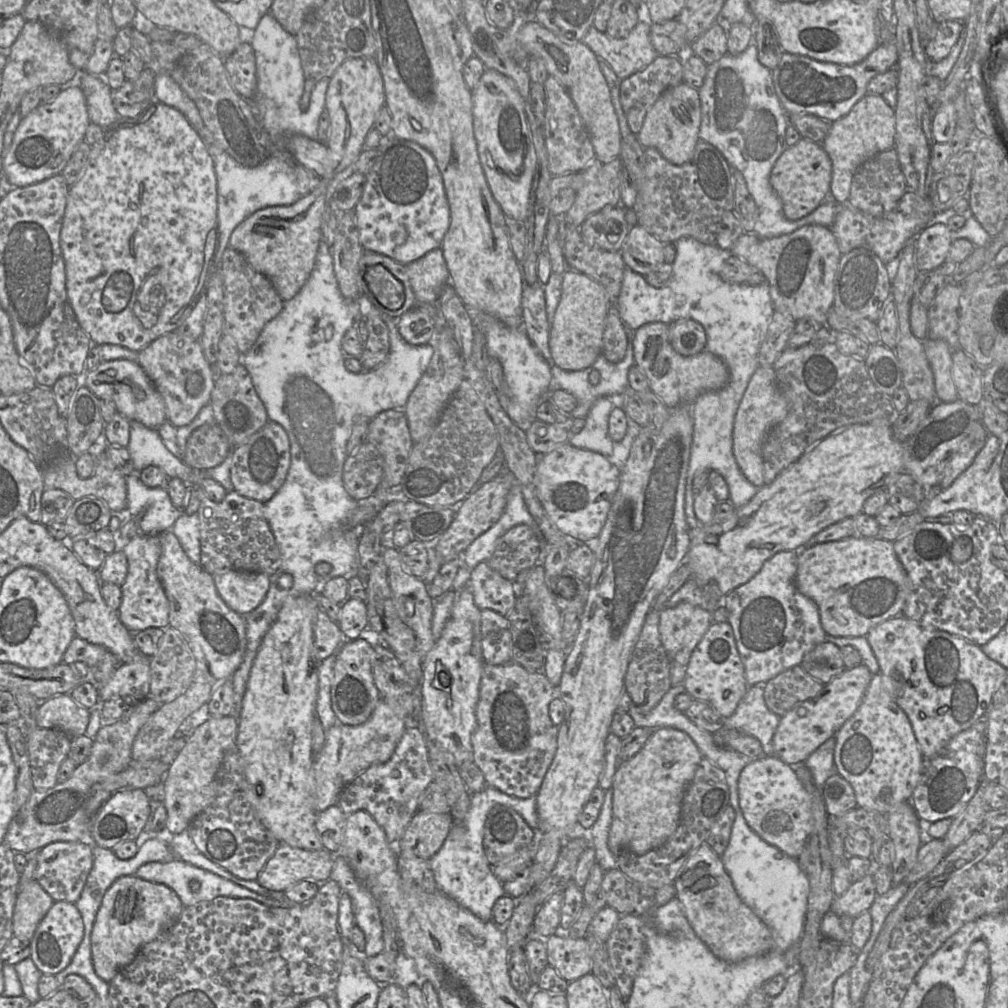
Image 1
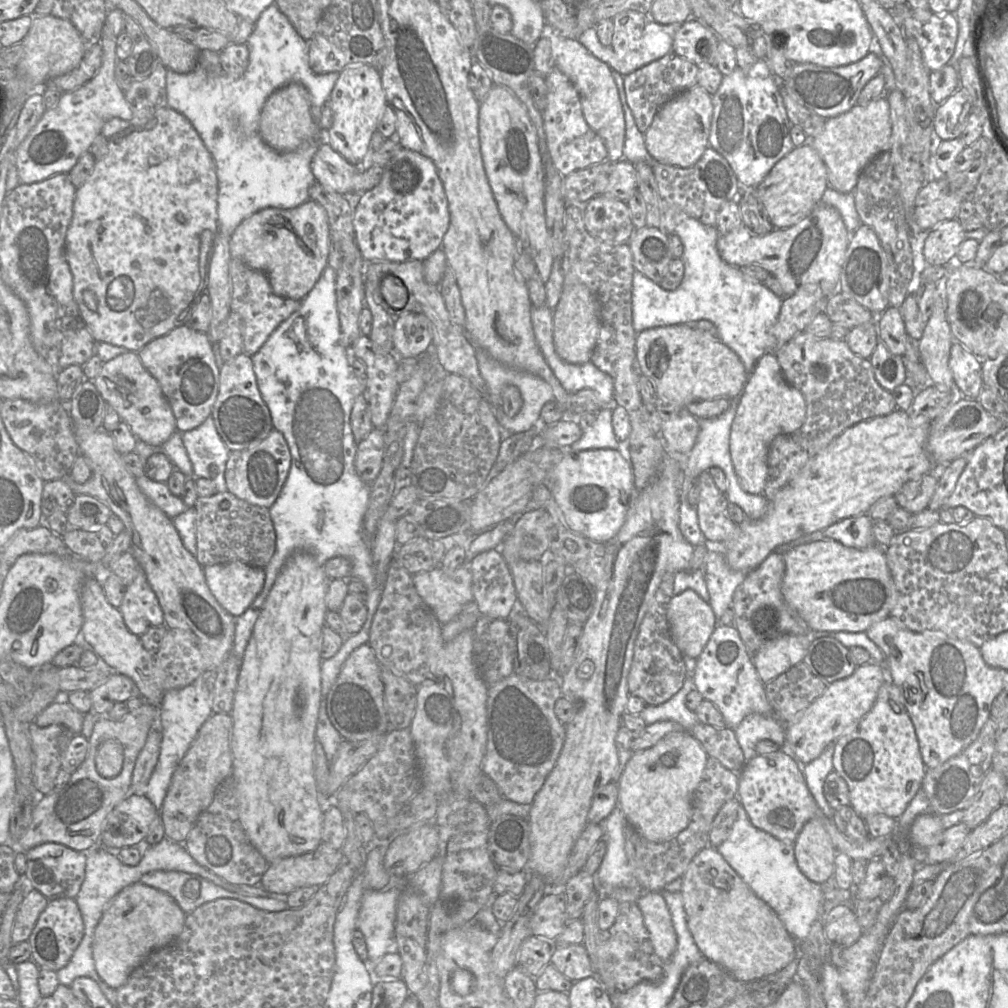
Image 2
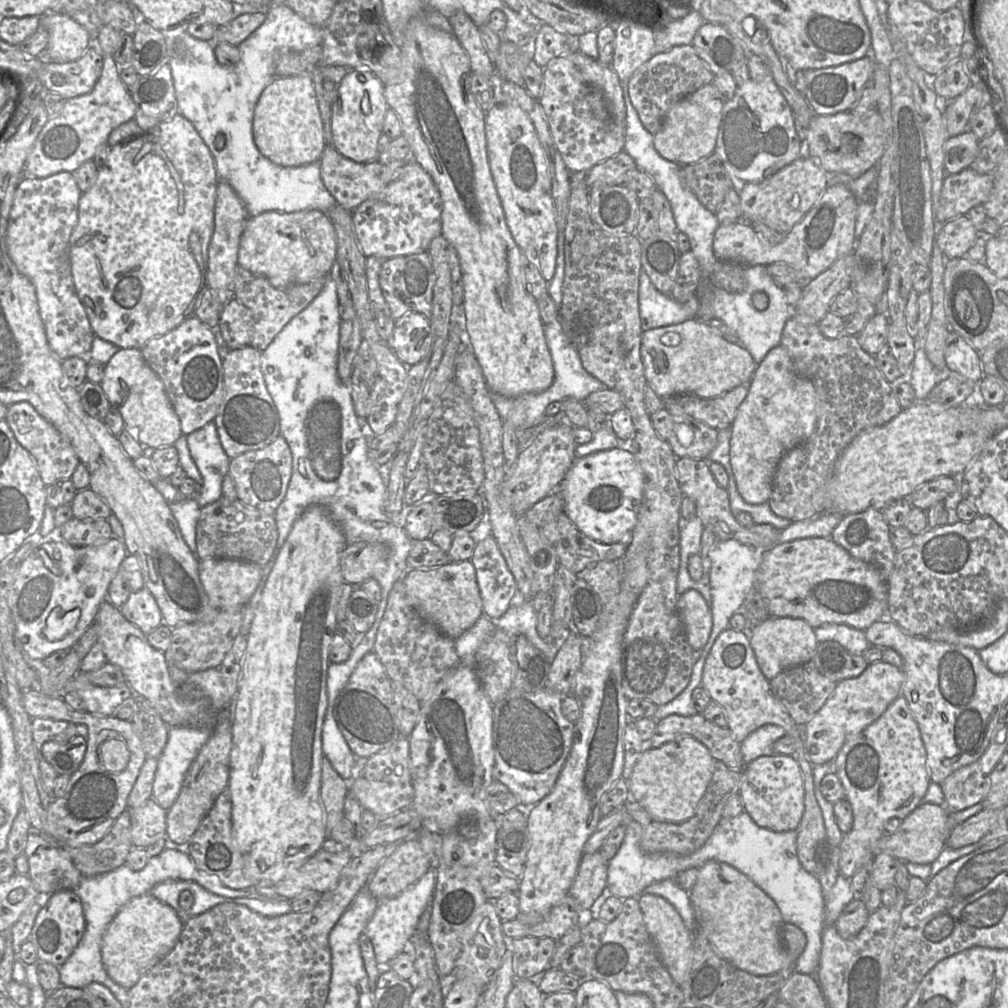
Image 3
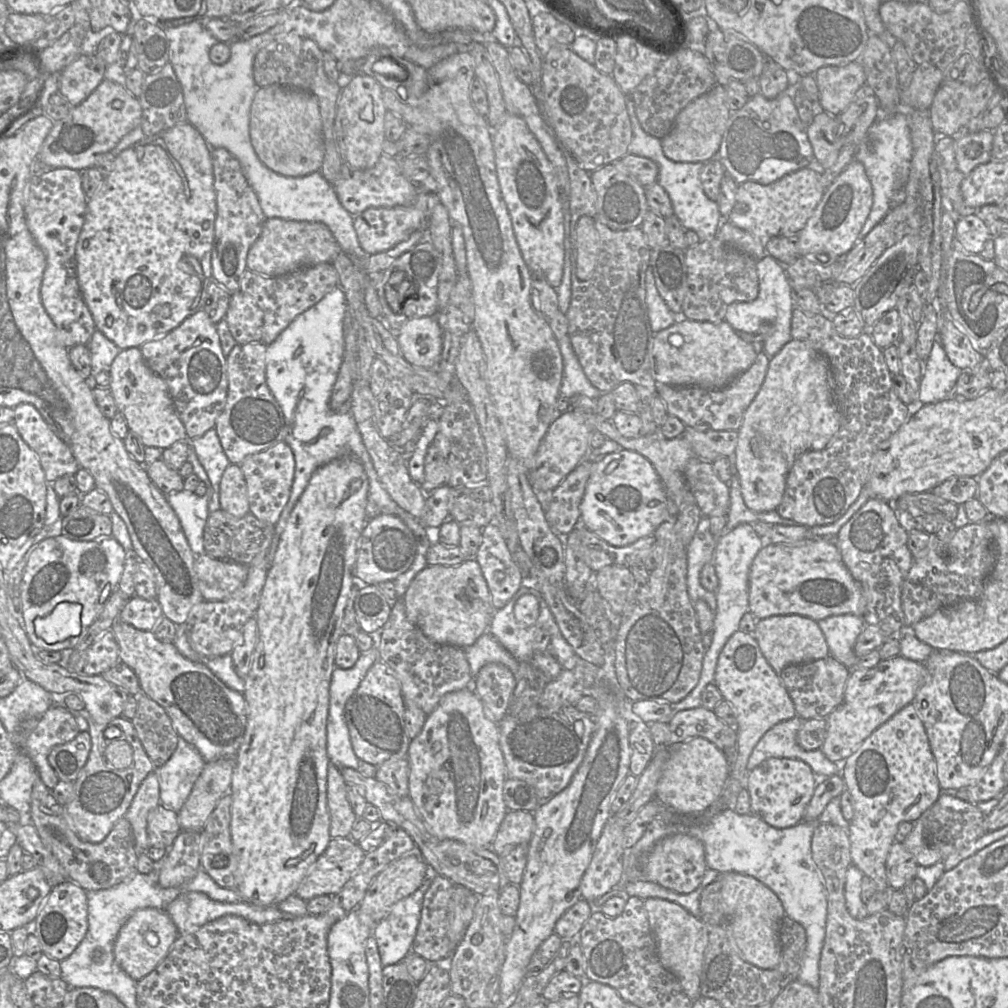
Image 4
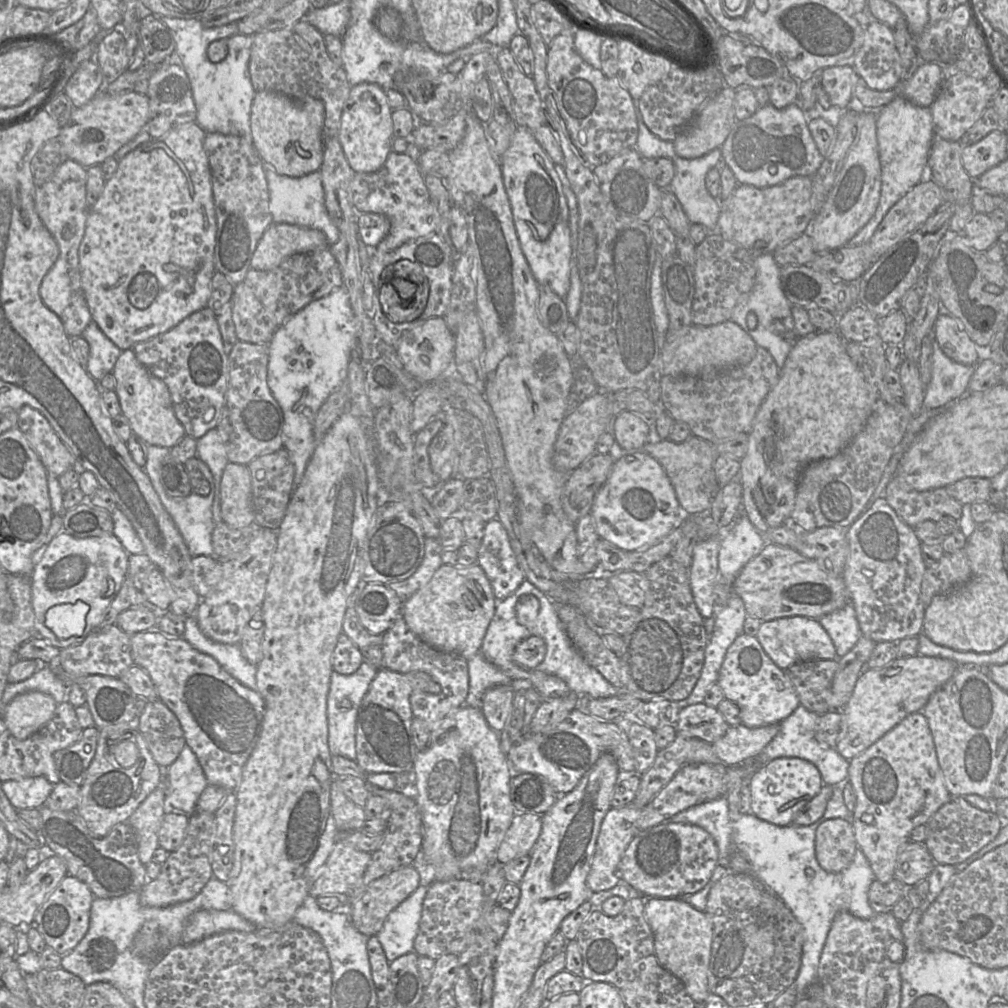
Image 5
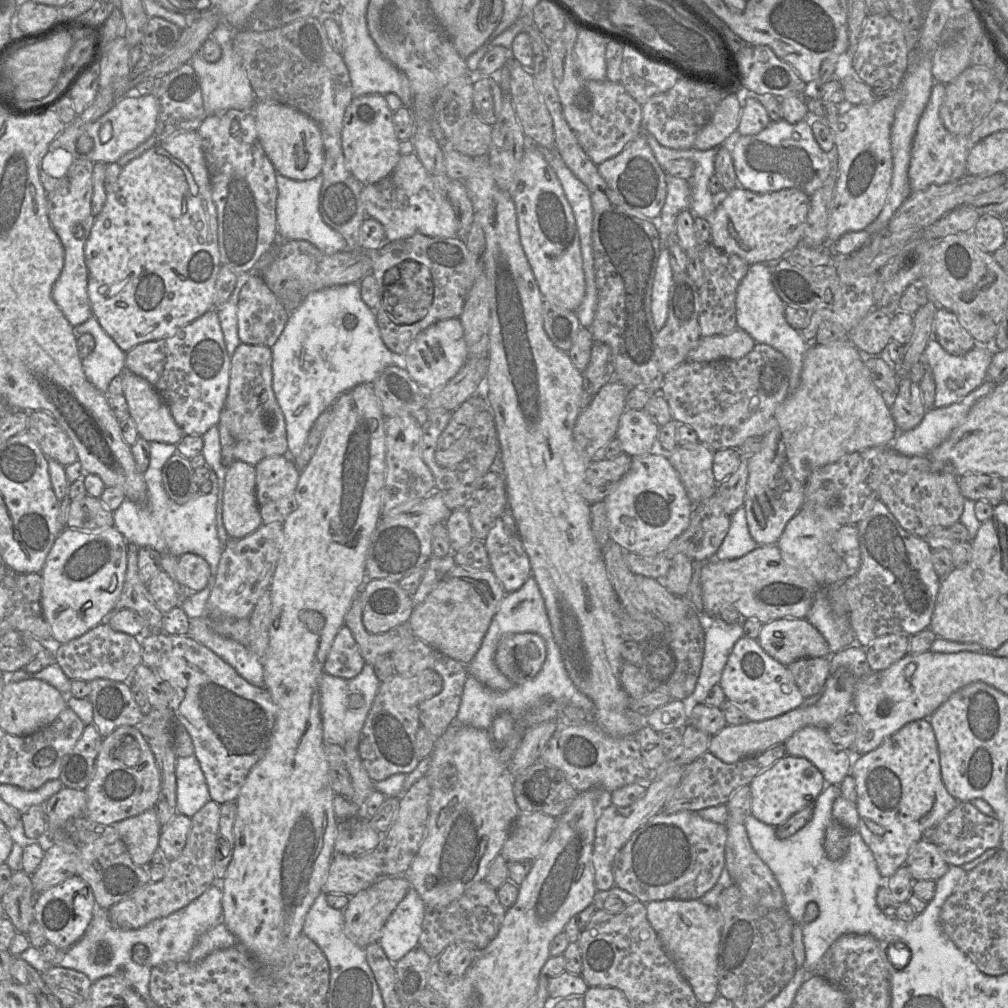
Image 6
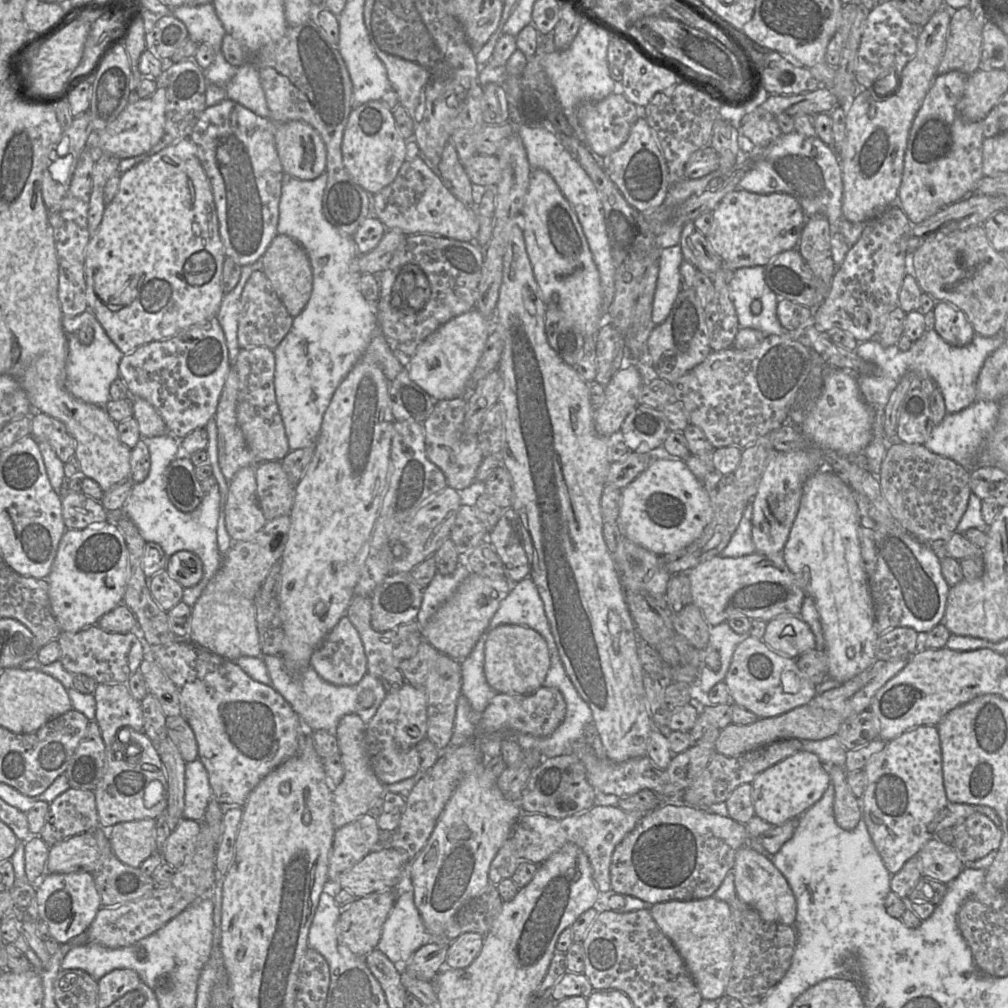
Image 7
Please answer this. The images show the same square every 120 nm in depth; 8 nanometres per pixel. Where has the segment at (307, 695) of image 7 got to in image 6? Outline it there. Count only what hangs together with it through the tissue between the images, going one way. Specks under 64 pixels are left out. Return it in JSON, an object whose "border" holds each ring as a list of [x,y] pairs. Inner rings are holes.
{"border":[[[366,663],[362,671],[352,679],[335,677],[323,672],[319,681],[319,693],[324,743],[337,744],[344,747],[348,740],[356,740],[356,745],[359,745],[363,725],[378,692],[380,683],[373,667]],[[352,694],[363,696],[364,705],[361,708],[349,708],[348,698]]]}

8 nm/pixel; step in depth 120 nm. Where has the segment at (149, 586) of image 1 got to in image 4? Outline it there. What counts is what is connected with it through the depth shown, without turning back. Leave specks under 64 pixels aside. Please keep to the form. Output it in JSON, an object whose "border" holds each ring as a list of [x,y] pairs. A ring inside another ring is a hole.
{"border":[[[134,595],[123,606],[119,619],[136,629],[153,631],[163,616],[162,607],[157,598],[146,600]]]}

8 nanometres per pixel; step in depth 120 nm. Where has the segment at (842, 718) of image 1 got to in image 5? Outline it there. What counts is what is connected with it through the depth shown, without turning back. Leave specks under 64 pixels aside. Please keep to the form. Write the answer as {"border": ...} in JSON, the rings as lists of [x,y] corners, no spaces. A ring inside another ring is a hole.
{"border":[[[914,656],[896,658],[882,668],[862,671],[848,703],[841,710],[842,738],[835,750],[850,761],[894,728],[906,716],[922,711],[930,696],[956,672],[959,664],[953,660]]]}

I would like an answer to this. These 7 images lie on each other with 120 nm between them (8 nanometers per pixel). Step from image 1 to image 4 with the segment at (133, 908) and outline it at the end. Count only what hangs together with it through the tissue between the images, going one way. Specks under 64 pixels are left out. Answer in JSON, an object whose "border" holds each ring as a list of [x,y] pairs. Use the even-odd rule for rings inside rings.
{"border":[[[138,909],[128,918],[117,935],[113,949],[115,960],[132,979],[138,982],[166,958],[178,936],[177,927],[165,910]]]}

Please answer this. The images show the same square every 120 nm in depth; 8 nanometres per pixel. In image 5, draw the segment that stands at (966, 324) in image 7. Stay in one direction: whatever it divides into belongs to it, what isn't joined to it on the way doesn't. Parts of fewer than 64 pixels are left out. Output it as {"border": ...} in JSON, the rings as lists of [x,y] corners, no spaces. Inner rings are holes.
{"border":[[[939,315],[934,332],[940,348],[951,360],[965,366],[980,362],[975,342],[953,316]]]}

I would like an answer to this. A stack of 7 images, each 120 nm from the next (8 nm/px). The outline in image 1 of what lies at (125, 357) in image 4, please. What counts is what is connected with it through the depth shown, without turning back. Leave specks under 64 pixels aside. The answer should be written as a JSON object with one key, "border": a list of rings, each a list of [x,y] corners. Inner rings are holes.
{"border":[[[119,359],[102,362],[95,371],[85,372],[82,384],[99,399],[113,401],[117,412],[129,421],[138,421],[151,429],[158,429],[168,421],[164,399],[136,361]]]}

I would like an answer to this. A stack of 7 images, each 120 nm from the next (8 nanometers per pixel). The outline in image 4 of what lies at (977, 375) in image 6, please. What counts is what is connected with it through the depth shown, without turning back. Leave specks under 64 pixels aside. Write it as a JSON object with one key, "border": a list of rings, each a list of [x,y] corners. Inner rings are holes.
{"border":[[[935,341],[925,364],[918,399],[927,405],[954,398],[953,390],[961,373],[962,370],[949,361],[942,345]]]}

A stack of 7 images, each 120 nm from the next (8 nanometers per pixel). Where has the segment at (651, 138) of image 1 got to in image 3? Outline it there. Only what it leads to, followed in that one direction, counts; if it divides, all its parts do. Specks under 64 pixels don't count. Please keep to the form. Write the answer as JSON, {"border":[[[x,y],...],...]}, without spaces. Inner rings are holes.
{"border":[[[712,83],[706,84],[676,103],[666,114],[659,132],[654,134],[654,148],[666,160],[681,166],[695,164],[714,153],[724,103],[717,97]]]}

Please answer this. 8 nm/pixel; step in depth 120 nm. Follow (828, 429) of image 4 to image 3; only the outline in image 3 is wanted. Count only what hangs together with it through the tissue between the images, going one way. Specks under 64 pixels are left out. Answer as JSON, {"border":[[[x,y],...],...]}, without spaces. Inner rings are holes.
{"border":[[[782,346],[771,349],[757,365],[746,398],[731,425],[730,462],[737,489],[752,505],[768,502],[778,464],[785,453],[805,442],[817,424],[817,393],[813,383],[800,376]]]}

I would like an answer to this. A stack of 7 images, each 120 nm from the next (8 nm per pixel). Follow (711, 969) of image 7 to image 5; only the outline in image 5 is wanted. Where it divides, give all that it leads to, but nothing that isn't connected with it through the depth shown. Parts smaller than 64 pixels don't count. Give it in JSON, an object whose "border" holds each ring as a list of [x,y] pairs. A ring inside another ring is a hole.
{"border":[[[649,897],[645,899],[645,918],[653,937],[660,965],[684,984],[695,1003],[710,995],[708,967],[713,939],[713,925],[705,911],[700,911],[682,899]]]}

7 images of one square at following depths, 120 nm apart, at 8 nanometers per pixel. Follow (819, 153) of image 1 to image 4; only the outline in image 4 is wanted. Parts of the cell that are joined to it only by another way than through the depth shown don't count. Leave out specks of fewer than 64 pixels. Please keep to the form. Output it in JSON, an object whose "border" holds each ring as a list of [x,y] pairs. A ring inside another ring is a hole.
{"border":[[[810,167],[789,173],[768,185],[746,181],[738,185],[735,205],[724,218],[751,233],[765,246],[773,237],[797,236],[813,214],[825,190],[821,174]]]}

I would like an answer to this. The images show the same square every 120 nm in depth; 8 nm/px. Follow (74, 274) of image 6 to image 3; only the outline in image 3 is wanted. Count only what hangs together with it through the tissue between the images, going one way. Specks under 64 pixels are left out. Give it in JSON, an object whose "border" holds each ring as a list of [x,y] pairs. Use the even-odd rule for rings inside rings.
{"border":[[[71,172],[46,178],[24,178],[14,194],[7,227],[8,254],[18,271],[34,285],[41,320],[50,349],[64,361],[80,357],[92,362],[95,334],[75,290],[70,264],[70,237],[78,222],[82,195]]]}

